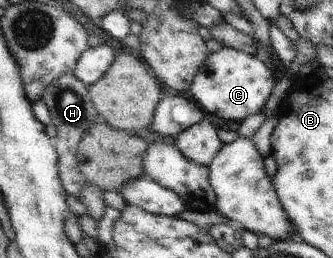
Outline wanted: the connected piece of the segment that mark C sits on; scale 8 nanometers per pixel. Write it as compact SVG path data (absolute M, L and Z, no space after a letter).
M222 48L209 54L188 91L191 91L191 99L203 111L241 123L263 111L277 82L274 71L257 56L233 48Z

